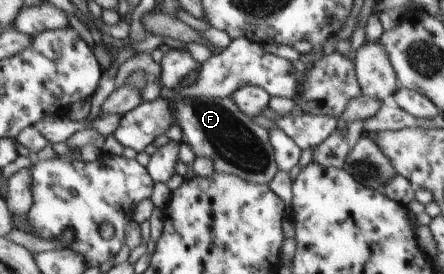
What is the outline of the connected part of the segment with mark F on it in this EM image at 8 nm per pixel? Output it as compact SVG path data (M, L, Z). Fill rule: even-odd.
M164 84L161 98L172 100L176 108L180 108L179 125L183 129L182 142L191 146L196 157L212 158L215 172L228 172L234 176L254 184L269 184L278 172L278 164L274 158L274 146L270 144L268 130L255 124L247 114L244 114L233 98L182 96L180 89L168 88Z

